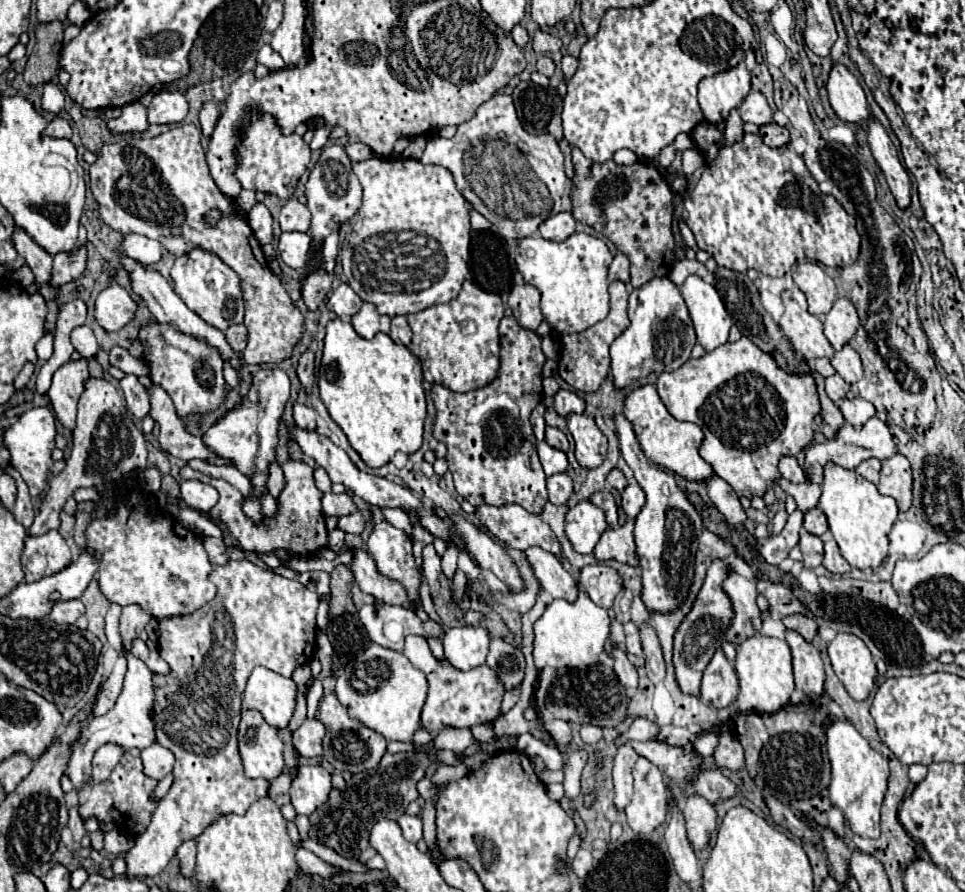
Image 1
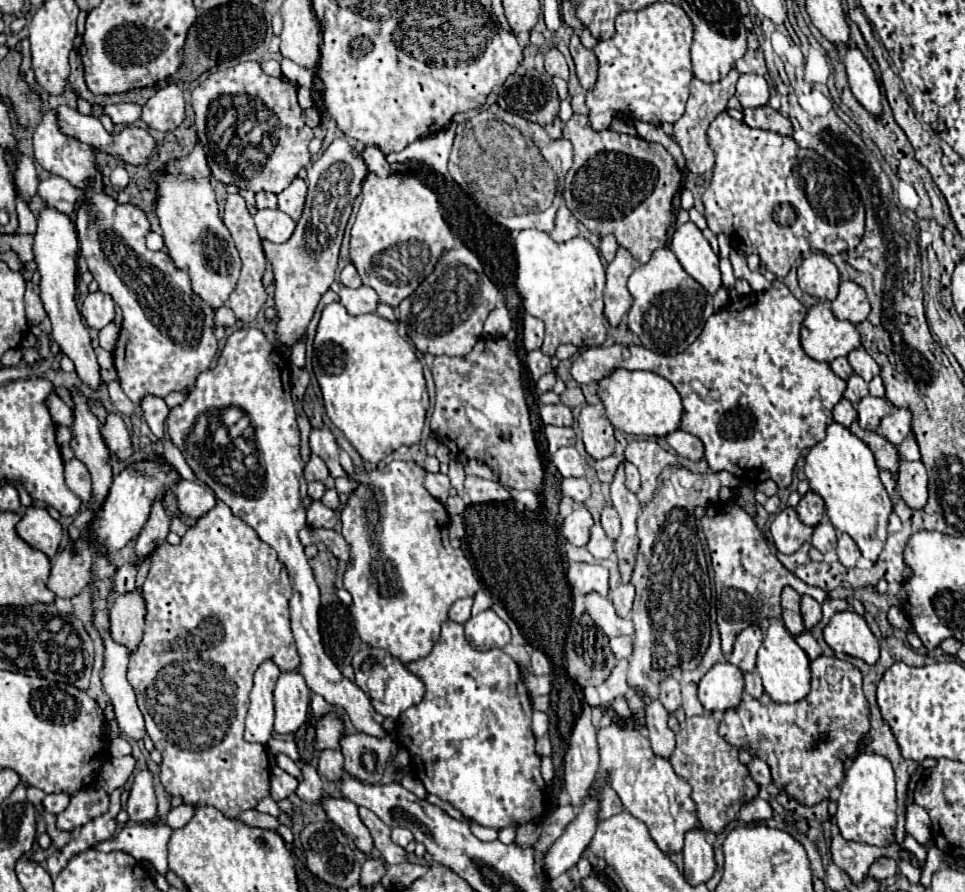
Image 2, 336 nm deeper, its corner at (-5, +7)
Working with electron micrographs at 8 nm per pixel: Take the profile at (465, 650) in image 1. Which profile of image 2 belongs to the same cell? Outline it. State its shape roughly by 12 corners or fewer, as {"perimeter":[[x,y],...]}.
{"perimeter":[[492,609],[470,617],[468,639],[478,649],[510,643],[510,627]]}

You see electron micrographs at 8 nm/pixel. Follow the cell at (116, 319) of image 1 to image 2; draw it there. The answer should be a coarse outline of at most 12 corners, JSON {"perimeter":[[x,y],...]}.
{"perimeter":[[102,291],[88,293],[82,317],[100,331],[114,321],[114,299]]}

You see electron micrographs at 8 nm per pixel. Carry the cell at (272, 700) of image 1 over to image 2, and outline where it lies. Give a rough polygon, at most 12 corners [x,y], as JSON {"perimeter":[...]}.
{"perimeter":[[282,673],[274,689],[274,731],[296,733],[308,717],[302,675]]}

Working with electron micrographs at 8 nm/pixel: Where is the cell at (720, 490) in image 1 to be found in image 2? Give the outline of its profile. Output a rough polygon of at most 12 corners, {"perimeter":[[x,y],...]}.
{"perimeter":[[682,429],[664,439],[682,457],[702,459],[702,441]]}

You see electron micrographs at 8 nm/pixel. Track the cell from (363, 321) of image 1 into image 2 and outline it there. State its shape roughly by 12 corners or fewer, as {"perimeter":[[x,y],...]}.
{"perimeter":[[340,287],[340,303],[350,315],[374,313],[372,287]]}

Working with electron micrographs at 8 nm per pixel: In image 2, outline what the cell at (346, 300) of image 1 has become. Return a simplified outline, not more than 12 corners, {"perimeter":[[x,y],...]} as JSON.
{"perimeter":[[352,263],[342,269],[340,281],[346,287],[360,287],[360,275]]}

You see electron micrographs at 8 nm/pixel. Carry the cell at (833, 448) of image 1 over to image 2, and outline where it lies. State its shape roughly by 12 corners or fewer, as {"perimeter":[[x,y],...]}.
{"perimeter":[[894,409],[882,419],[880,433],[900,445],[912,433],[912,413]]}

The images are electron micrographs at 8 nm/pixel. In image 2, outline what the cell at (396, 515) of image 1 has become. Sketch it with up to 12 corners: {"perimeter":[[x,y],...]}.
{"perimeter":[[312,429],[310,449],[332,477],[346,477],[330,429]]}

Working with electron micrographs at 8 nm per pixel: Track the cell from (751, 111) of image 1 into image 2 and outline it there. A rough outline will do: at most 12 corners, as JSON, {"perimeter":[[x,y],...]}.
{"perimeter":[[740,75],[736,97],[742,107],[762,107],[770,91],[764,77]]}

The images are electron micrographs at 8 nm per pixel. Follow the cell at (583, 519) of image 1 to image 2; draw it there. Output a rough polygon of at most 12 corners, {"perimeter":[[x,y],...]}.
{"perimeter":[[578,507],[562,521],[570,545],[584,547],[590,539],[592,515]]}

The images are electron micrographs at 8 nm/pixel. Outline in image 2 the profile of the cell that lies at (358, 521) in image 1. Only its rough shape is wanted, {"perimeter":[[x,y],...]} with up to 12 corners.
{"perimeter":[[320,501],[308,505],[308,525],[332,529],[338,517]]}

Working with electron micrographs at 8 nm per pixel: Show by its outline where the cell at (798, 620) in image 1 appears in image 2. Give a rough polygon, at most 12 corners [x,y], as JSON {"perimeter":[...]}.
{"perimeter":[[802,595],[802,619],[810,631],[822,619],[822,607],[810,595]]}

